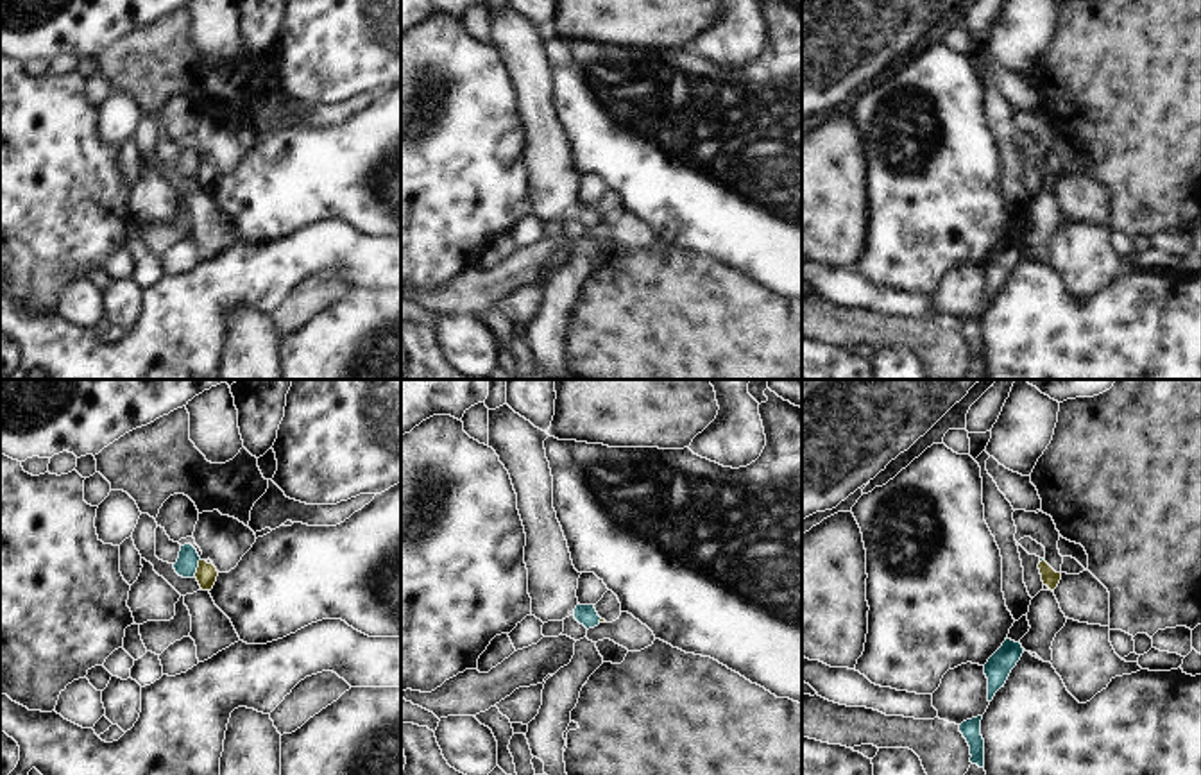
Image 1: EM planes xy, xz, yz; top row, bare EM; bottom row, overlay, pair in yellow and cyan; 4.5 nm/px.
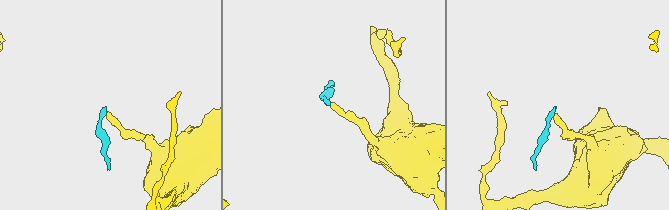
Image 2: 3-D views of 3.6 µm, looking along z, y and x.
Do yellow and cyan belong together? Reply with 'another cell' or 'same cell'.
another cell

